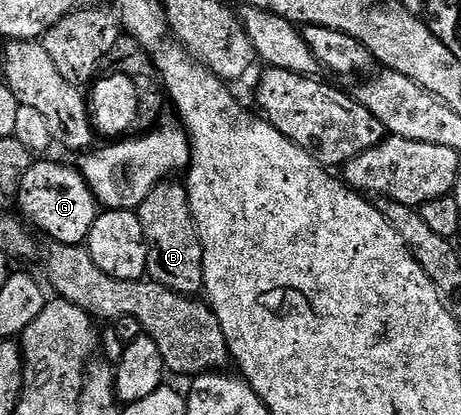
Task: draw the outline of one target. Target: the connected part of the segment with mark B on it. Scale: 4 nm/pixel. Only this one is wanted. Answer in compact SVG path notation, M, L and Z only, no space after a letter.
M166 180L160 182L143 200L143 204L137 207L135 213L138 220L143 224L145 239L149 245L149 255L147 256L147 274L152 281L163 284L168 290L174 290L176 294L186 296L197 296L205 289L203 280L203 244L201 234L197 230L197 225L193 219L193 213L189 207L189 191L184 185L181 186L177 180Z

